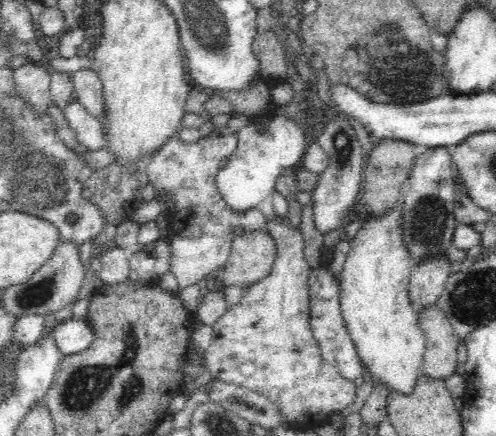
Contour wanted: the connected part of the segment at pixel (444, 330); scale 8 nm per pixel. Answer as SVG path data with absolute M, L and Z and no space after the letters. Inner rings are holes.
M436 304L420 310L418 316L426 339L421 373L446 381L456 373L456 348L461 339L455 335L447 314Z

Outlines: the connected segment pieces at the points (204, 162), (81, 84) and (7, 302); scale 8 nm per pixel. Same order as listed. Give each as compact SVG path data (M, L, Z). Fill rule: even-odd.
M215 133L201 136L197 141L188 143L176 137L170 138L156 152L145 172L150 184L158 192L156 200L162 206L164 198L160 192L168 194L174 202L174 216L170 220L168 244L171 250L170 272L176 276L179 290L202 282L204 276L216 272L228 260L232 240L237 234L234 230L260 231L267 226L267 217L258 207L238 212L229 209L217 185L220 160L227 158L236 148L236 137L230 133Z
M94 69L72 70L74 92L78 101L92 116L101 119L105 112L102 102L102 88L100 77Z
M60 240L59 246L52 252L47 263L40 266L26 282L4 289L1 297L4 310L15 317L23 317L28 314L44 316L44 314L62 310L66 304L74 302L84 282L84 275L87 273L78 253L76 247L68 240Z

